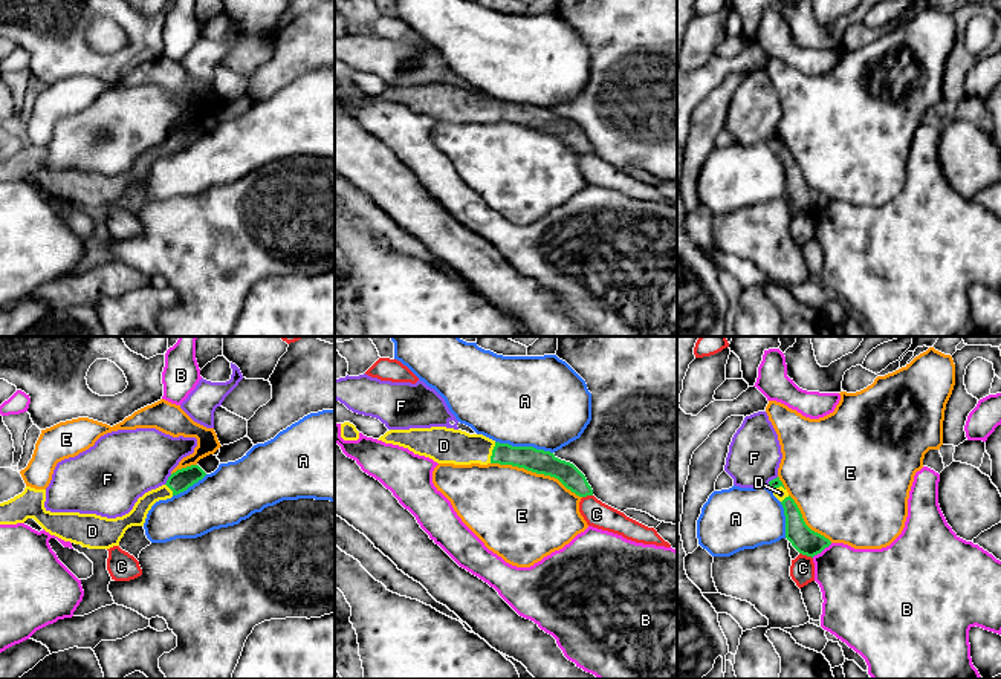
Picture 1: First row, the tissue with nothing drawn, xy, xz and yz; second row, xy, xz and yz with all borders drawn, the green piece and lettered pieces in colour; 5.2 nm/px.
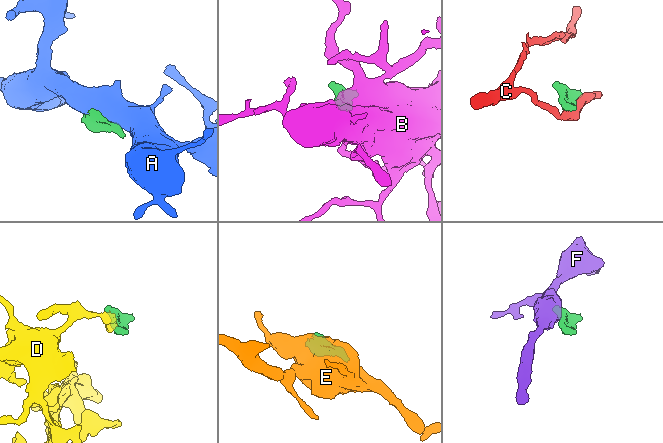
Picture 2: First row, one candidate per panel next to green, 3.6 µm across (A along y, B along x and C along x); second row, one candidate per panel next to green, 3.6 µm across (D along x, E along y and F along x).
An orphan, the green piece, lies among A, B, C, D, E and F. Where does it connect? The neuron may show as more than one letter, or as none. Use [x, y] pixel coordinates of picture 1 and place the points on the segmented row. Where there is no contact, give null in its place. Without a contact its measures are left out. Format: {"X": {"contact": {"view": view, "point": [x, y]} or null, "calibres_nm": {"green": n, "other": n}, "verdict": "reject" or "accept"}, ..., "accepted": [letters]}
{"A": {"contact": {"view": "xz", "point": [524, 447]}, "calibres_nm": {"green": 130, "other": 480}, "verdict": "reject"}, "B": {"contact": {"view": "yz", "point": [821, 551]}, "calibres_nm": {"green": 140, "other": 360}, "verdict": "reject"}, "C": {"contact": {"view": "yz", "point": [806, 554]}, "calibres_nm": {"green": 140, "other": 130}, "verdict": "reject"}, "D": {"contact": {"view": "xz", "point": [492, 453]}, "calibres_nm": {"green": 130, "other": 190}, "verdict": "accept"}, "E": {"contact": {"view": "xz", "point": [537, 473]}, "calibres_nm": {"green": 130, "other": 480}, "verdict": "reject"}, "F": {"contact": {"view": "xy", "point": [168, 479]}, "calibres_nm": {"green": 110, "other": 360}, "verdict": "reject"}, "accepted": ["D"]}

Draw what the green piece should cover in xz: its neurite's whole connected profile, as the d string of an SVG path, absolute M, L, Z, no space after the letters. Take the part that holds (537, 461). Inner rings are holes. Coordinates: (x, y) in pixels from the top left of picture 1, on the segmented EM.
M446 427L390 430L377 440L408 448L437 463L471 465L500 463L558 479L579 497L593 495L585 476L570 462L533 447L512 447L483 434L469 434Z

